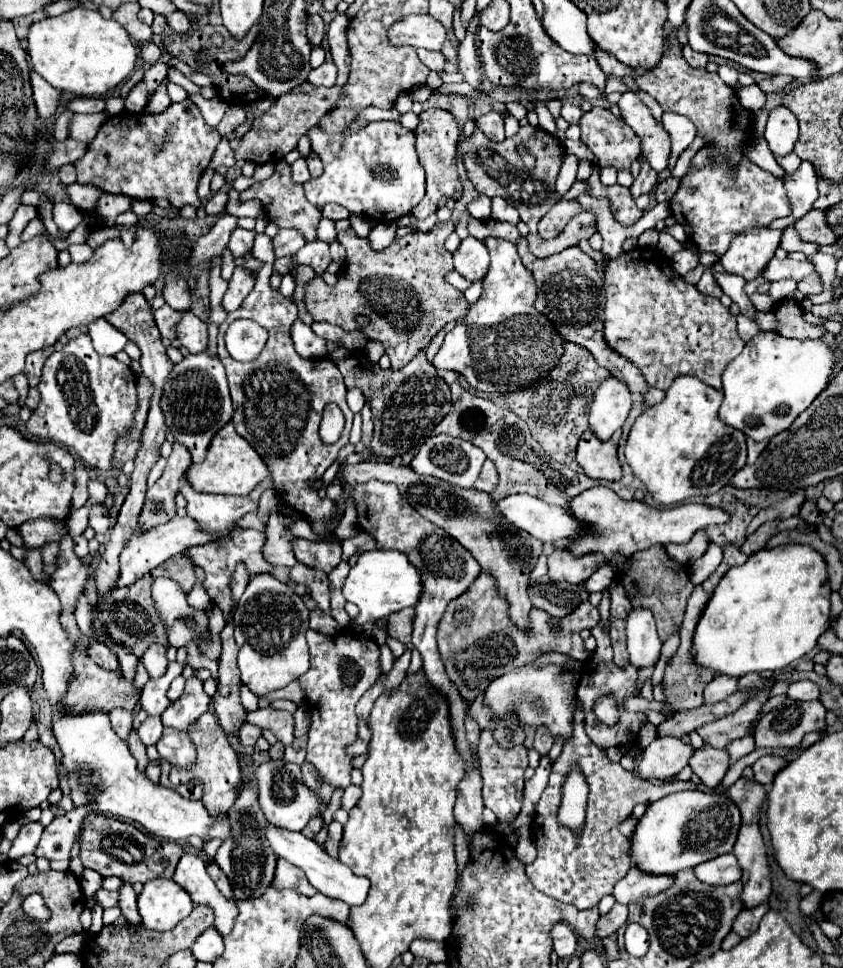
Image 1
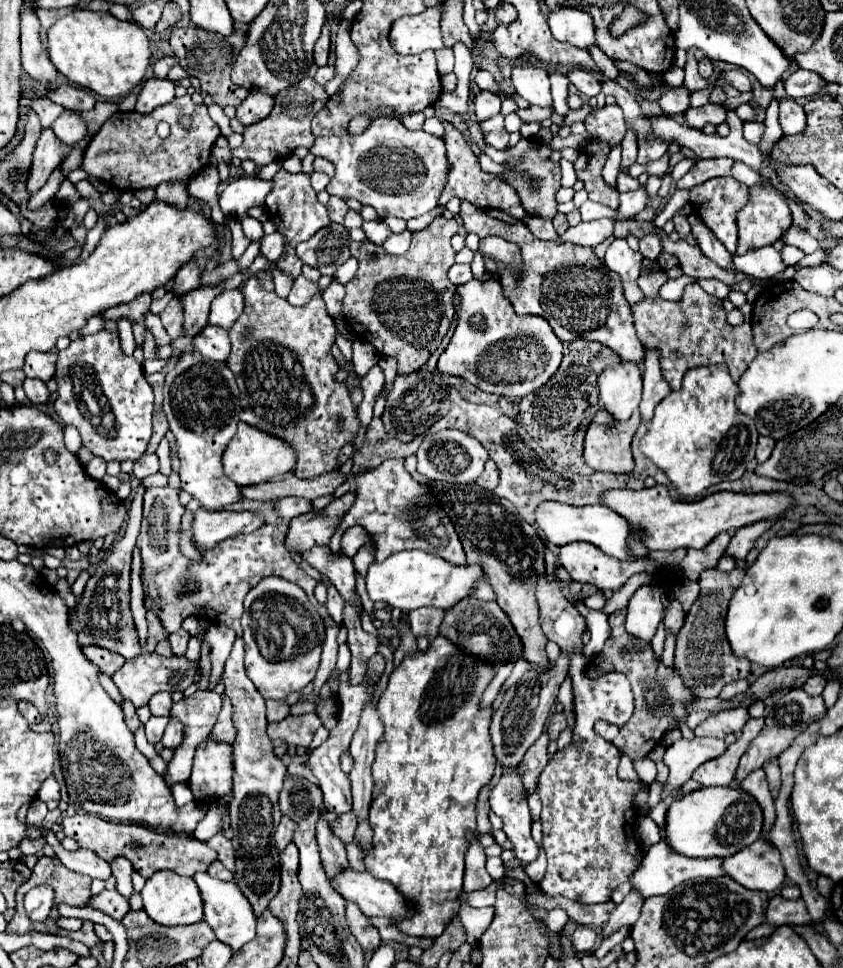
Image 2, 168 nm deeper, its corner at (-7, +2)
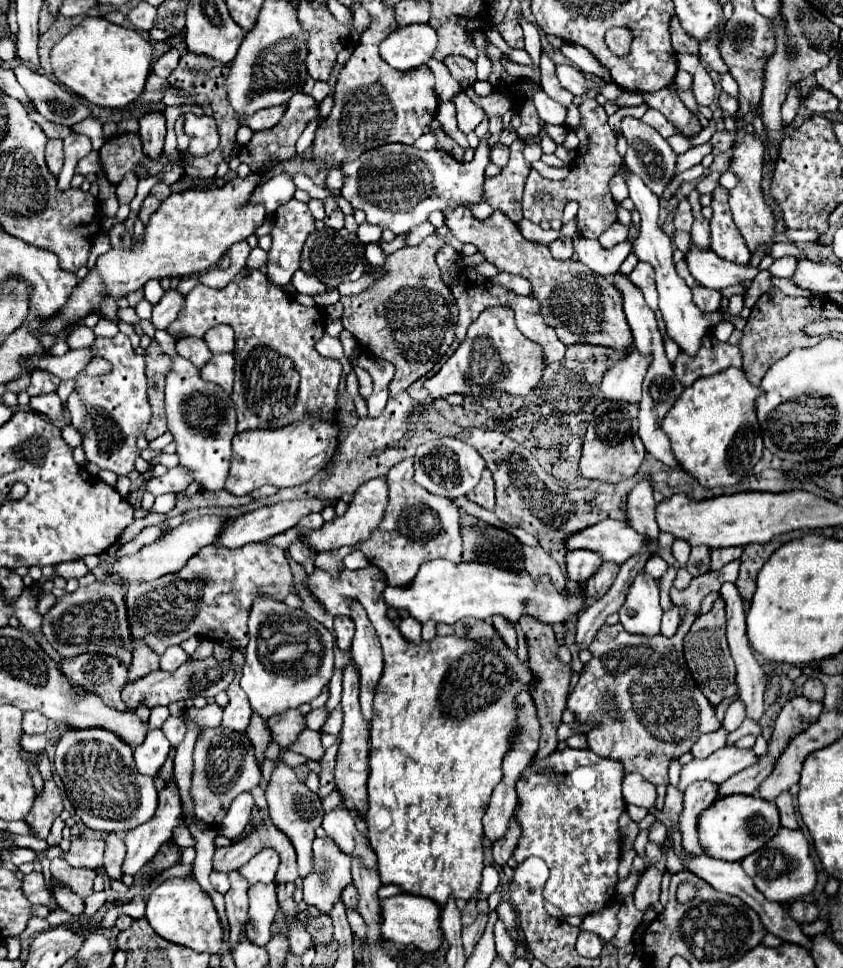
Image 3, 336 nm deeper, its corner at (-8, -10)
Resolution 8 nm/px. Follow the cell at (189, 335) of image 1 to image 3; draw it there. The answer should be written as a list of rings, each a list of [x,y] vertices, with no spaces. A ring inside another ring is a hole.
[[[213,355],[211,361],[201,369],[201,379],[219,385],[227,395],[231,395],[235,377],[235,359],[233,355]]]

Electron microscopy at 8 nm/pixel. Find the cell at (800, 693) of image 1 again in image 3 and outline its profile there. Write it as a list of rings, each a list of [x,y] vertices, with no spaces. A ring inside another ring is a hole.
[[[809,677],[803,685],[803,695],[809,699],[809,701],[821,701],[823,699],[823,683],[819,679],[813,679]]]

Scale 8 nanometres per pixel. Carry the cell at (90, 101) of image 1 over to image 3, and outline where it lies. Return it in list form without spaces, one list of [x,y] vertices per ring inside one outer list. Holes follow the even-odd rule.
[[[15,65],[13,73],[35,109],[49,121],[73,127],[75,123],[91,117],[89,109],[67,89],[53,83],[47,75],[29,69],[27,65]]]

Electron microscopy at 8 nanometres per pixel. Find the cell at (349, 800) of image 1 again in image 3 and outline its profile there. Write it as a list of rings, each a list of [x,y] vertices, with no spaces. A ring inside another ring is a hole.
[[[327,837],[315,839],[313,847],[313,869],[303,879],[303,901],[319,913],[329,915],[341,891],[353,883],[351,859],[343,851],[337,851],[337,845]]]

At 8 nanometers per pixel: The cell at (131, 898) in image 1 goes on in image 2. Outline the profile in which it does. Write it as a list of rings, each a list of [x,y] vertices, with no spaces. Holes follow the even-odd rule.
[[[120,857],[120,859],[114,859],[110,867],[112,867],[112,875],[116,877],[116,883],[118,883],[116,889],[120,891],[122,897],[130,899],[132,893],[134,893],[134,887],[132,887],[132,871],[134,871],[134,867],[132,867],[132,863],[128,863],[128,859]]]

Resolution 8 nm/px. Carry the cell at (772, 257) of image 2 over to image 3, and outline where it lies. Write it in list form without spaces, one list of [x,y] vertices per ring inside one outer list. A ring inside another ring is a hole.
[[[689,245],[689,251],[683,255],[689,265],[691,275],[703,287],[711,289],[725,289],[731,285],[739,285],[743,279],[755,279],[757,267],[751,265],[735,265],[717,257],[711,249]]]

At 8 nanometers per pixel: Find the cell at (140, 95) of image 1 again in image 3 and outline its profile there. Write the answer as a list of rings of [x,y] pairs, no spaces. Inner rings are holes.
[[[147,113],[139,119],[139,135],[143,143],[143,151],[149,159],[159,159],[165,143],[165,115],[163,113]]]

